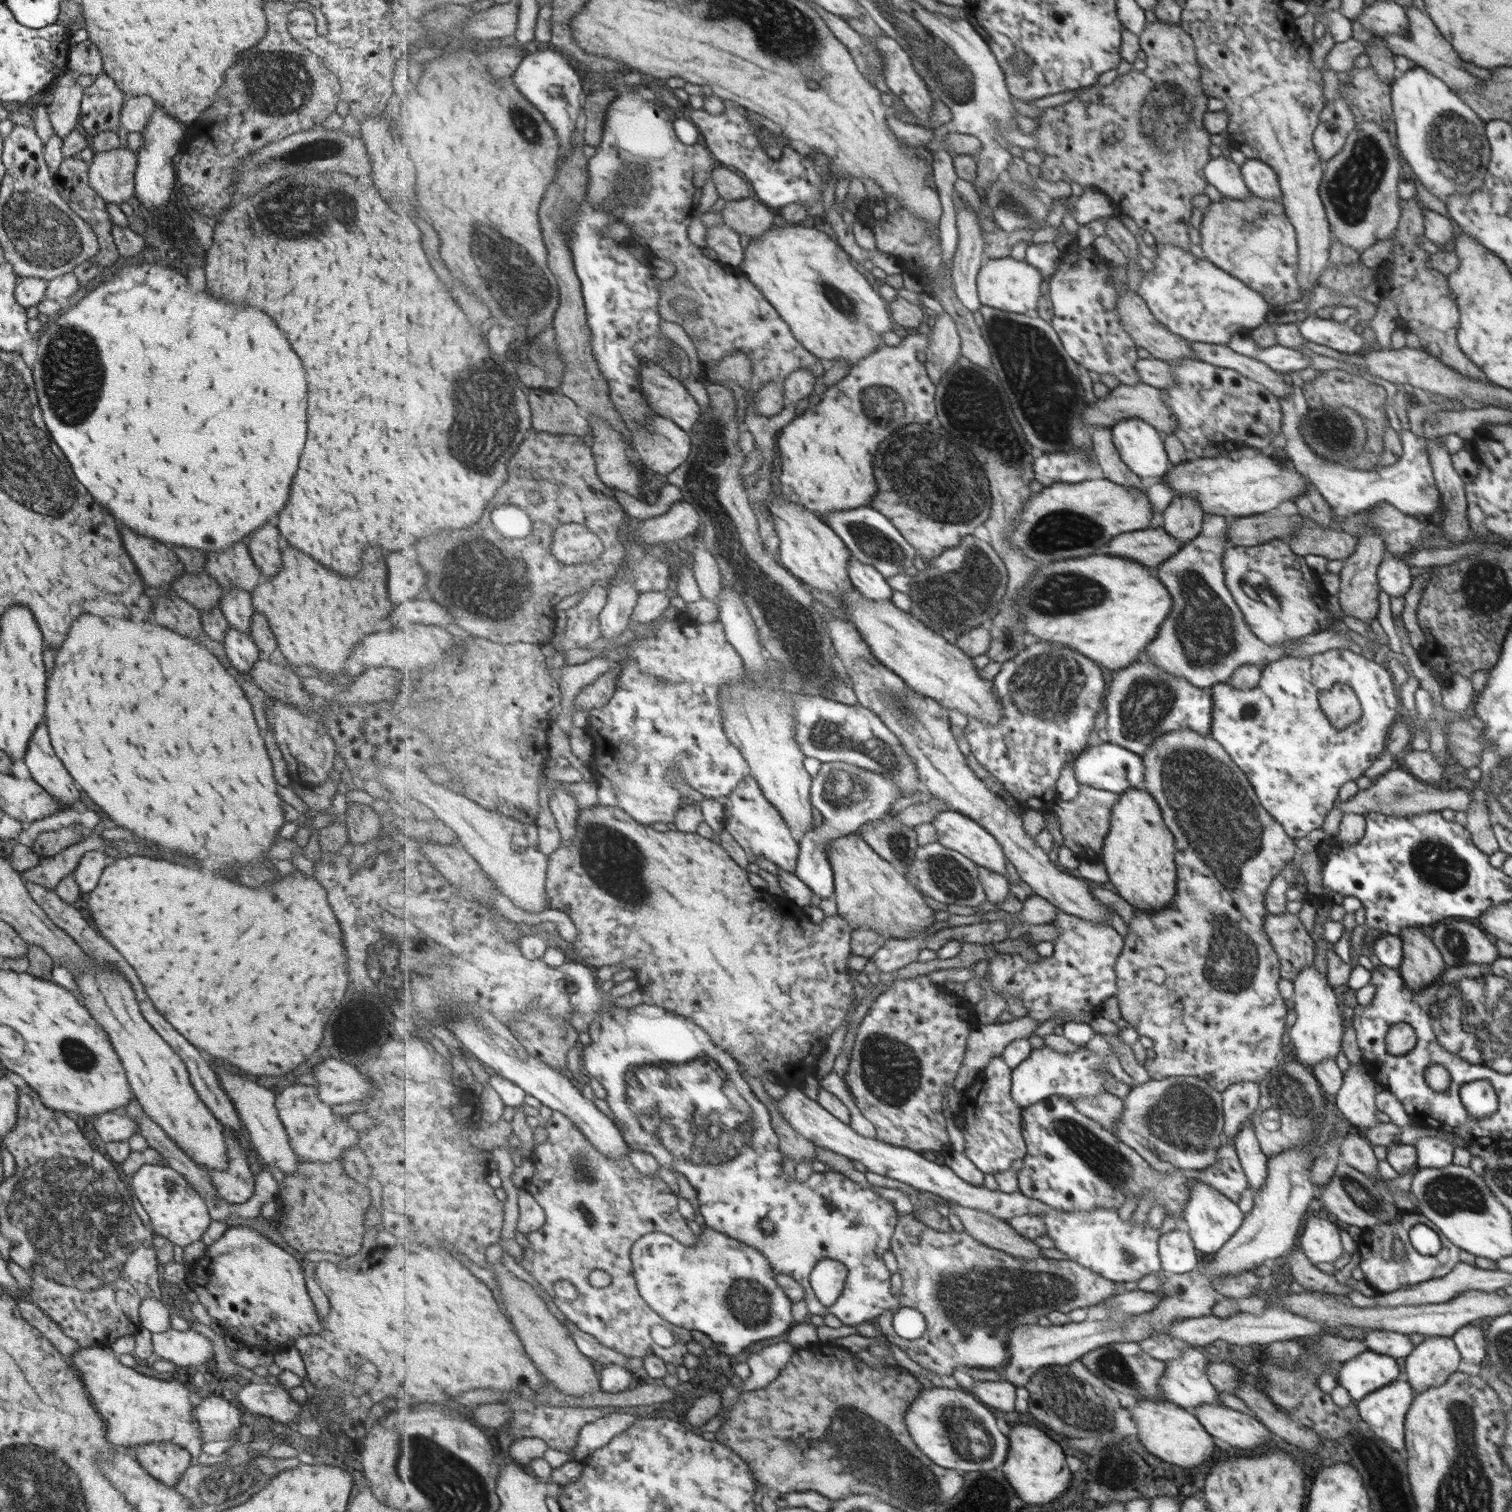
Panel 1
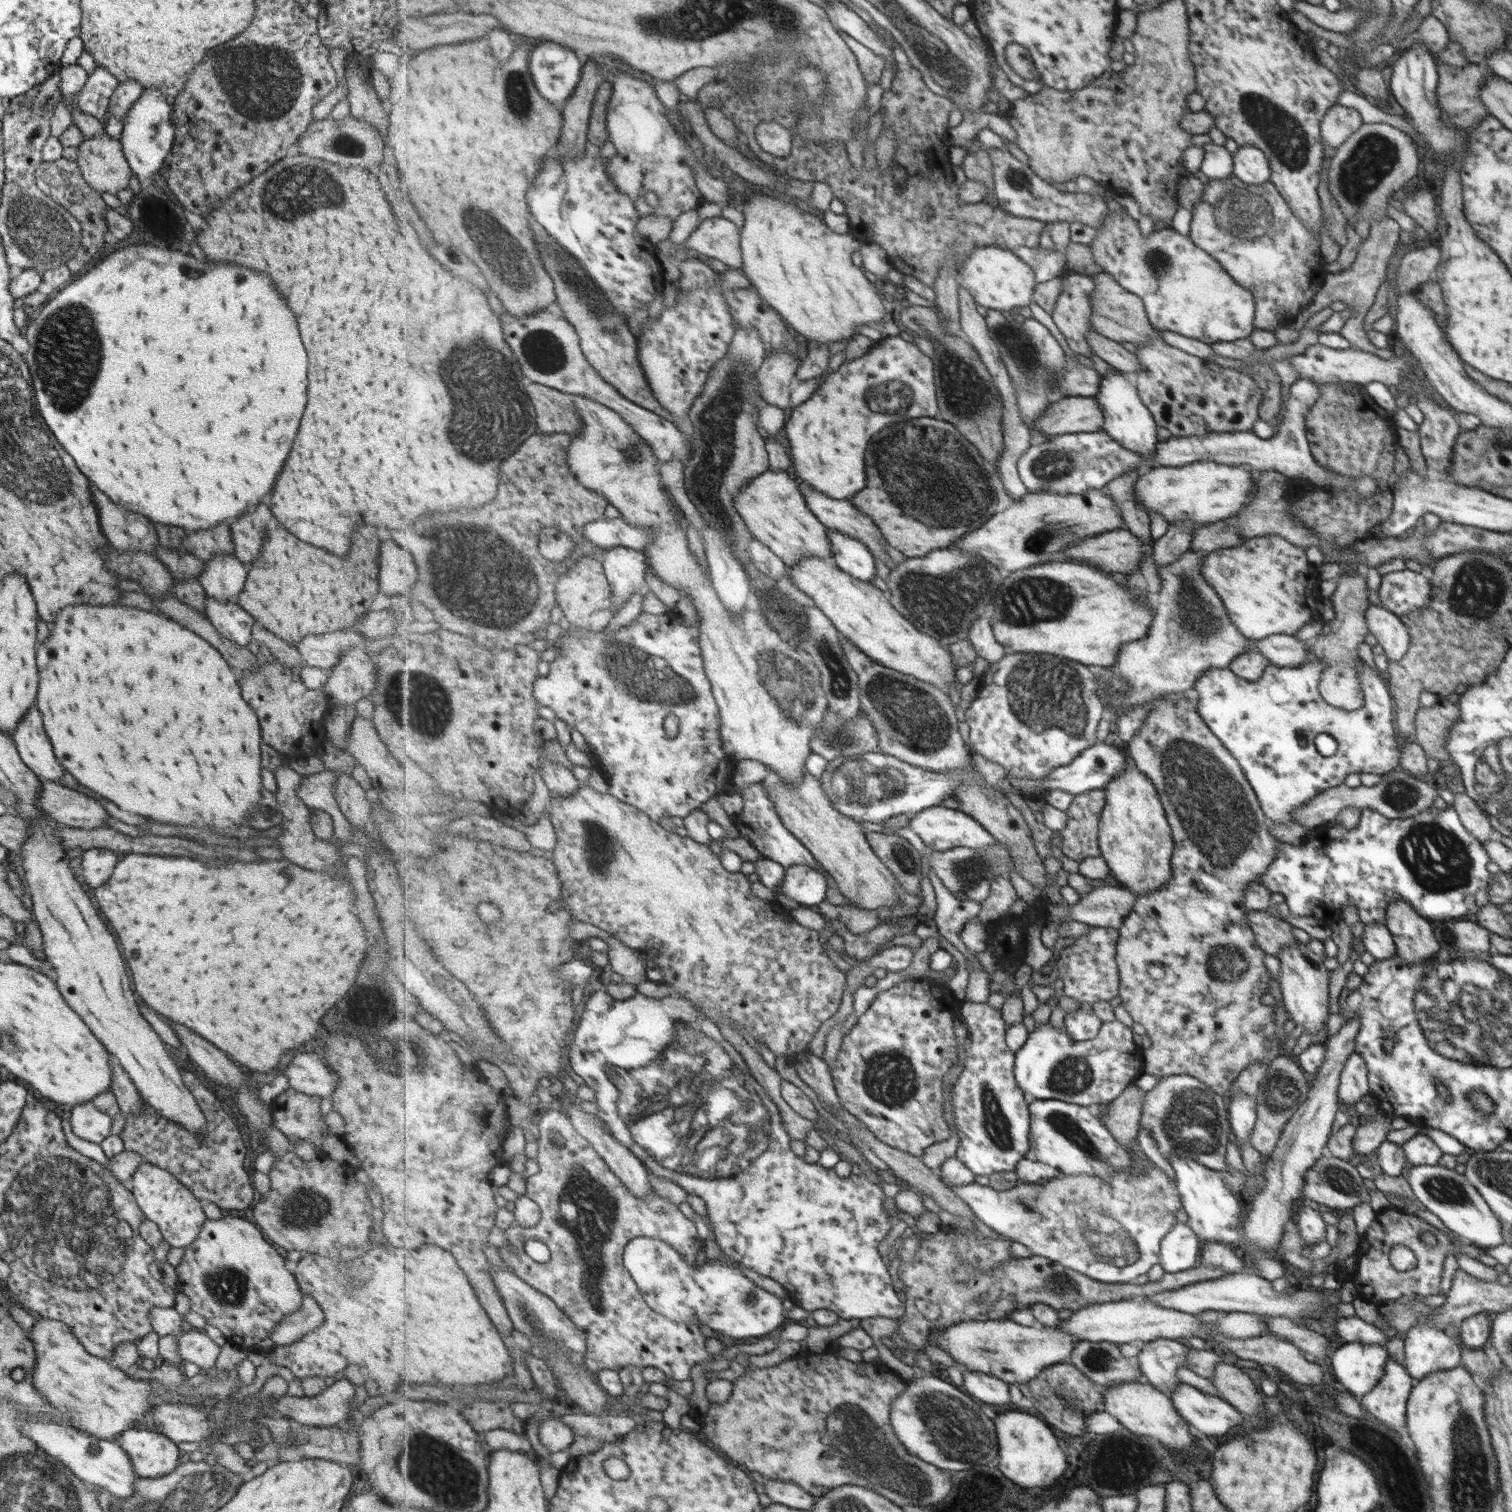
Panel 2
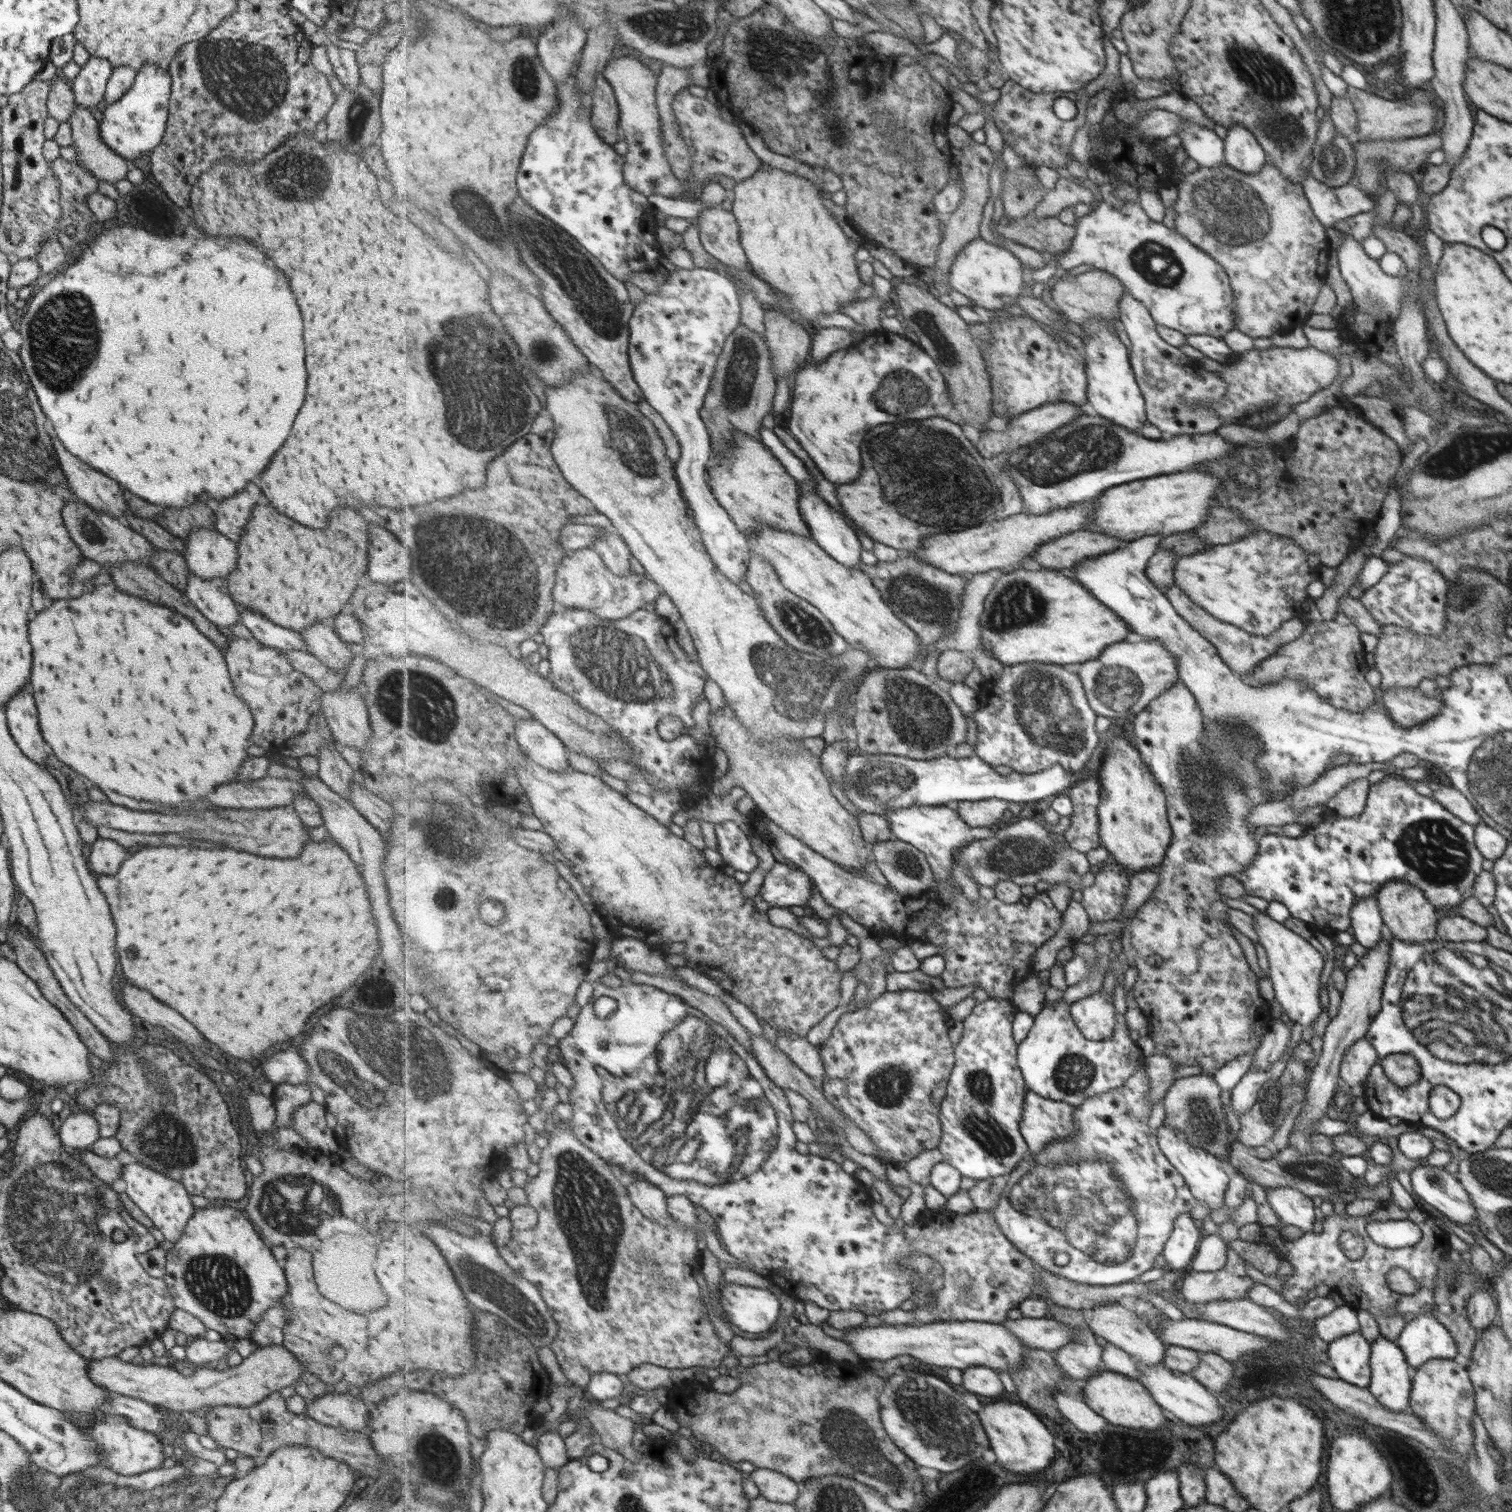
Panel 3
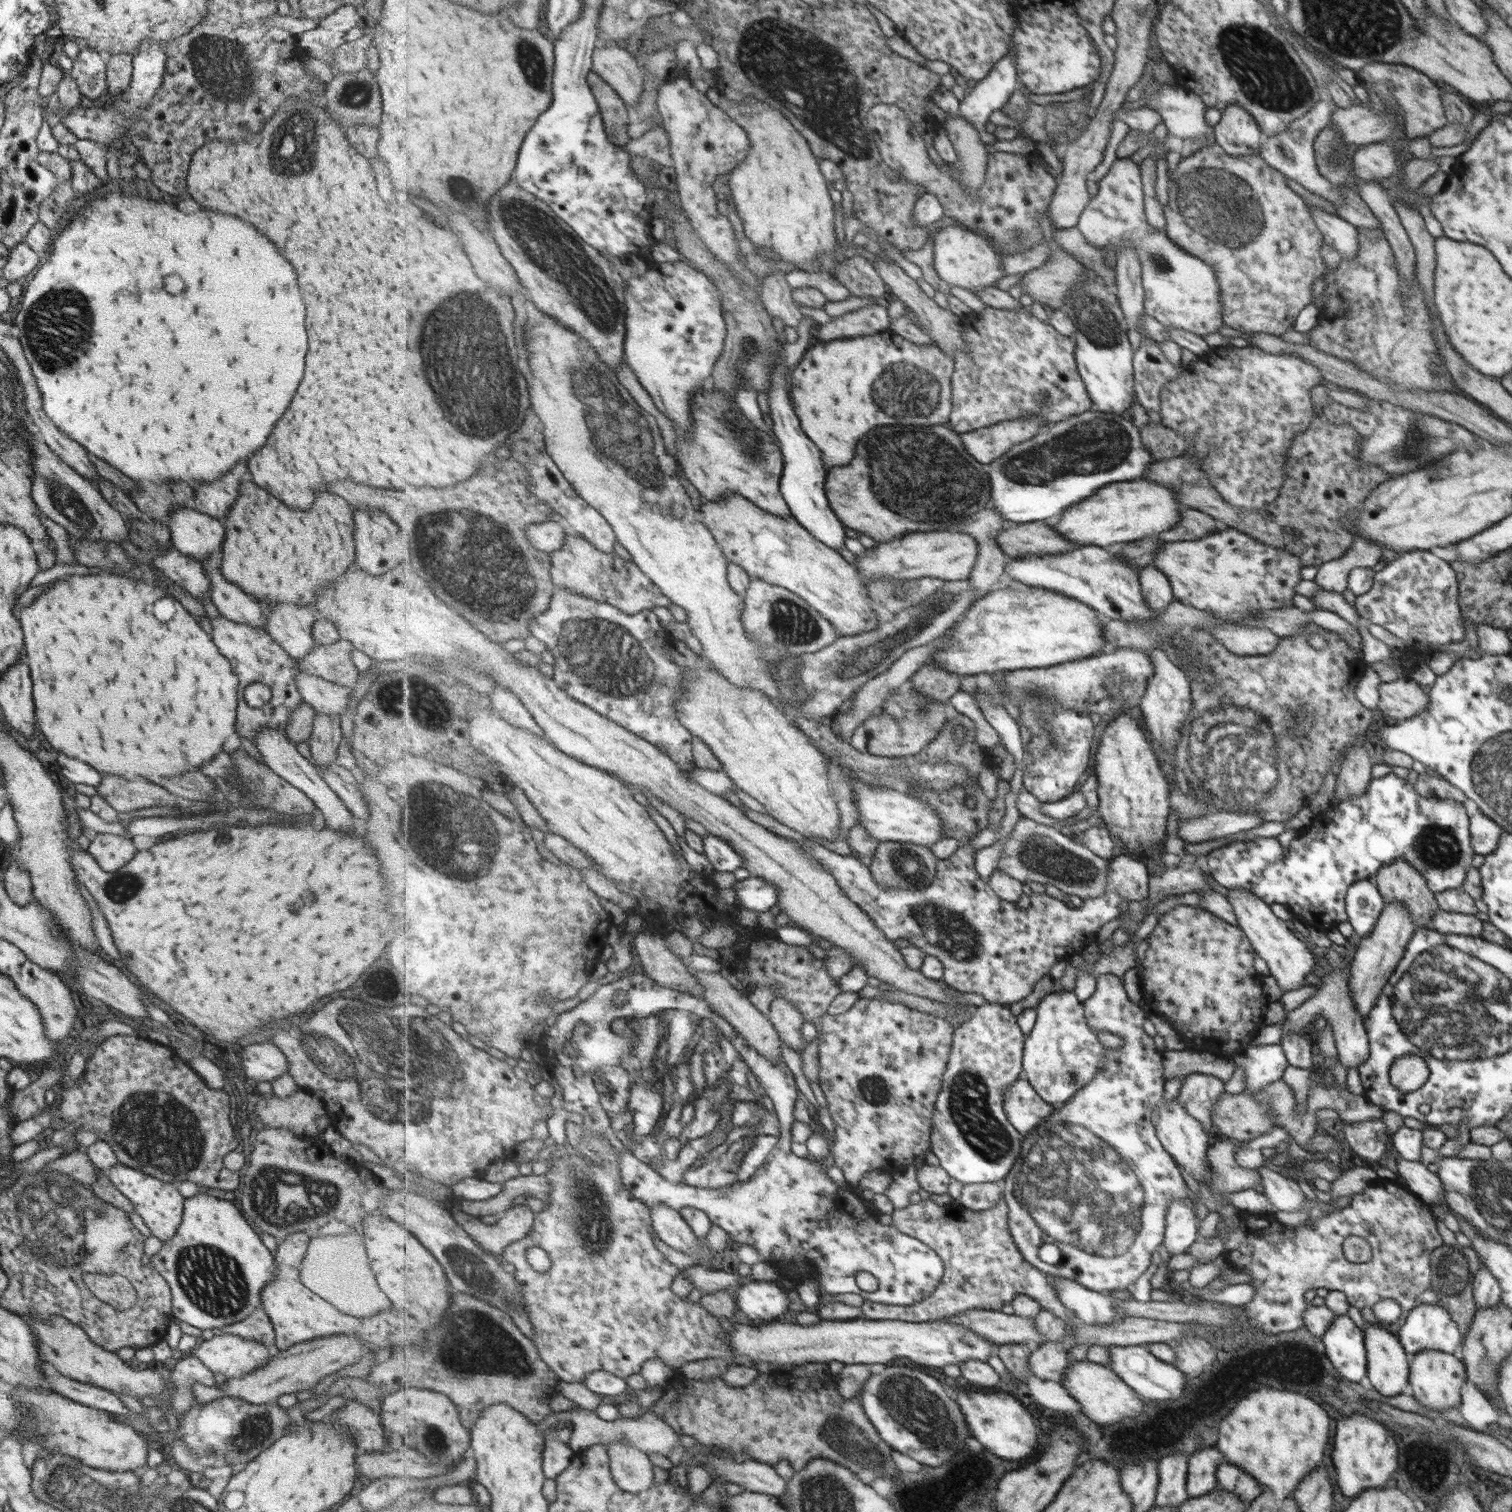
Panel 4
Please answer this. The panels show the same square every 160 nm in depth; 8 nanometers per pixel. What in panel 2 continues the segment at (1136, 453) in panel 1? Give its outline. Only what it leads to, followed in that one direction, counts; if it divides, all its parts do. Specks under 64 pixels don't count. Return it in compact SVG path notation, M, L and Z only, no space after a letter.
M1113 369L1101 376L1099 393L1094 396L1094 399L1103 417L1102 430L1127 450L1152 461L1158 442L1155 437L1156 423L1152 418L1152 413L1140 398L1137 385L1133 386L1133 382L1129 382L1129 378L1125 377L1123 371Z

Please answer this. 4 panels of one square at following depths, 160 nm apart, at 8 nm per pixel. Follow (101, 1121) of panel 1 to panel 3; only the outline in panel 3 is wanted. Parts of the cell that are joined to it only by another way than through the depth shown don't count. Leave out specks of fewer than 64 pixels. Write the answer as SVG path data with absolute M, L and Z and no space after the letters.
M73 1109L70 1115L63 1120L57 1135L61 1144L71 1146L77 1151L86 1150L99 1138L97 1137L97 1132L99 1132L97 1128L99 1128L97 1121L91 1111Z

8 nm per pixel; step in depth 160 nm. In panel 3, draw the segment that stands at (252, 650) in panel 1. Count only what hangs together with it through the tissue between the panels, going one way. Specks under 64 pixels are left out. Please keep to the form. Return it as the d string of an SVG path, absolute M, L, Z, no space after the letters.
M189 573L184 595L207 620L216 626L227 627L239 620L237 605L228 594L222 580L201 580Z

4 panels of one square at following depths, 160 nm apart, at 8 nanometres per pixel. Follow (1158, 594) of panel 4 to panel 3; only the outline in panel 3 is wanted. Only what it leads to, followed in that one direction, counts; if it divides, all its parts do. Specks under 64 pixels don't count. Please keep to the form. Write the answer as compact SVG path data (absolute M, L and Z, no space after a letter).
M1156 549L1147 561L1145 576L1161 593L1165 593L1173 584L1178 558L1179 556L1175 556L1171 551Z

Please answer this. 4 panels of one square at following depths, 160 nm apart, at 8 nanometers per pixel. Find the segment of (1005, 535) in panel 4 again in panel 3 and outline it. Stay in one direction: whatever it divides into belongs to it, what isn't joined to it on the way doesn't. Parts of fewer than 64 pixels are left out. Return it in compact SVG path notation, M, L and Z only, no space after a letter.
M1077 530L1077 532L1065 534L1063 538L1047 542L1037 550L1033 559L1035 564L1041 562L1049 570L1055 570L1055 568L1057 571L1061 571L1061 568L1071 570L1071 566L1080 565L1081 561L1112 553L1113 550L1123 550L1128 544L1129 542L1115 539L1111 535Z

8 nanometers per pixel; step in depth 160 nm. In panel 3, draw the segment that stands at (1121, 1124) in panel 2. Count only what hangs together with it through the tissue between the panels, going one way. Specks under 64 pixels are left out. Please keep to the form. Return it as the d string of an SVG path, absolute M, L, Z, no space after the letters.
M1154 1054L1143 1058L1147 1065L1148 1078L1151 1080L1151 1085L1148 1092L1148 1103L1151 1106L1156 1103L1167 1092L1169 1086L1176 1079L1173 1075L1178 1068L1171 1060L1167 1060L1167 1056L1163 1054Z

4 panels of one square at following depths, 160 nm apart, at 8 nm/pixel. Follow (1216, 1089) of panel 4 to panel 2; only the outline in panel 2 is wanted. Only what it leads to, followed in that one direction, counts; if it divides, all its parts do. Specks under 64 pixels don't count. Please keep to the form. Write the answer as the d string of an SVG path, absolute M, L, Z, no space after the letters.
M1180 1074L1162 1077L1151 1090L1144 1092L1139 1126L1148 1131L1166 1160L1176 1154L1221 1172L1225 1170L1225 1147L1231 1132L1227 1117L1223 1096L1217 1096L1200 1079Z

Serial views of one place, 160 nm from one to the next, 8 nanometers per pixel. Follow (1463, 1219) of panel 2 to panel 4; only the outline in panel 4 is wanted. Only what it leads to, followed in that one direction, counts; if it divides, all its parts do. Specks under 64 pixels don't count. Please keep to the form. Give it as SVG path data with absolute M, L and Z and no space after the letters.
M1399 1155L1395 1158L1395 1164L1398 1176L1404 1179L1406 1188L1417 1194L1426 1204L1441 1205L1446 1208L1442 1200L1444 1190L1436 1173L1430 1172L1419 1160L1405 1160Z

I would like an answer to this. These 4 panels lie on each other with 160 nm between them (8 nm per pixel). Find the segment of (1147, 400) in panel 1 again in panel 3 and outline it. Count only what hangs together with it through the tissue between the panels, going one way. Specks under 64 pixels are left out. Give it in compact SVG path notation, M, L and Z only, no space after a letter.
M1059 402L1057 404L1044 404L1036 409L1024 412L1023 414L1016 415L1016 419L1012 423L1006 425L1002 430L988 430L980 433L980 437L976 443L980 453L985 455L985 458L993 458L1002 452L1010 452L1010 450L1017 450L1021 447L1031 444L1037 439L1054 433L1058 428L1065 426L1079 415L1089 413L1086 406L1075 406L1068 402Z

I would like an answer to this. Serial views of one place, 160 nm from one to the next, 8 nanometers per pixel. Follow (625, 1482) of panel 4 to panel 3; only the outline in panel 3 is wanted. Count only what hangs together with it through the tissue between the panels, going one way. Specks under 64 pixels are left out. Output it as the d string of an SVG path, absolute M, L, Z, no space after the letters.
M589 1398L591 1403L588 1408L587 1418L597 1430L597 1434L601 1437L601 1442L610 1448L631 1444L633 1432L636 1424L631 1418L617 1415L611 1409L597 1408L598 1402Z

